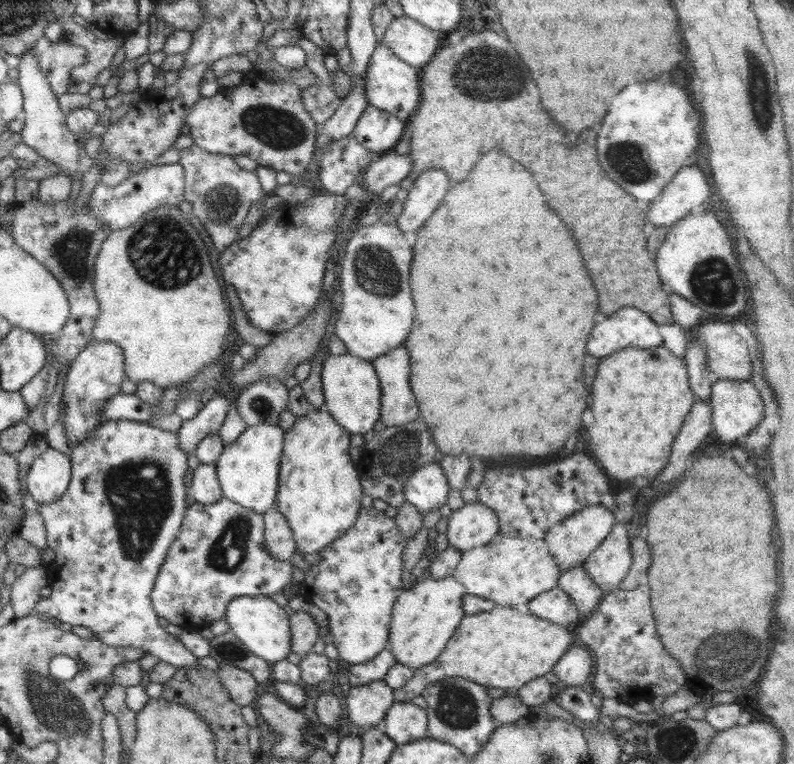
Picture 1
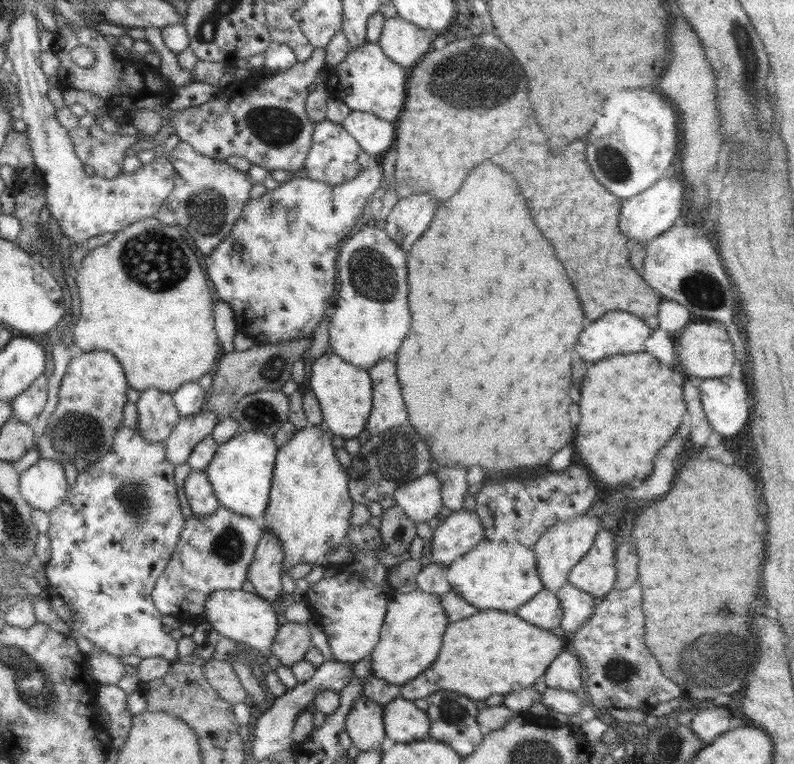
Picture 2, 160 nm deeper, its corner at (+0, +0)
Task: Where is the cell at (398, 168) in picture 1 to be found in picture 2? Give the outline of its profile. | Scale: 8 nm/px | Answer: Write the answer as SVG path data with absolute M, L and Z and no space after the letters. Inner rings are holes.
M378 161L372 167L361 170L350 182L332 186L308 177L297 177L280 183L279 187L267 191L260 198L250 197L247 200L230 234L204 260L204 268L218 292L219 300L228 303L234 312L238 331L252 338L254 344L288 342L313 334L336 295L339 247L357 229L358 220L368 215L368 200L375 190L381 188L383 179ZM234 244L240 244L240 251L234 250Z

